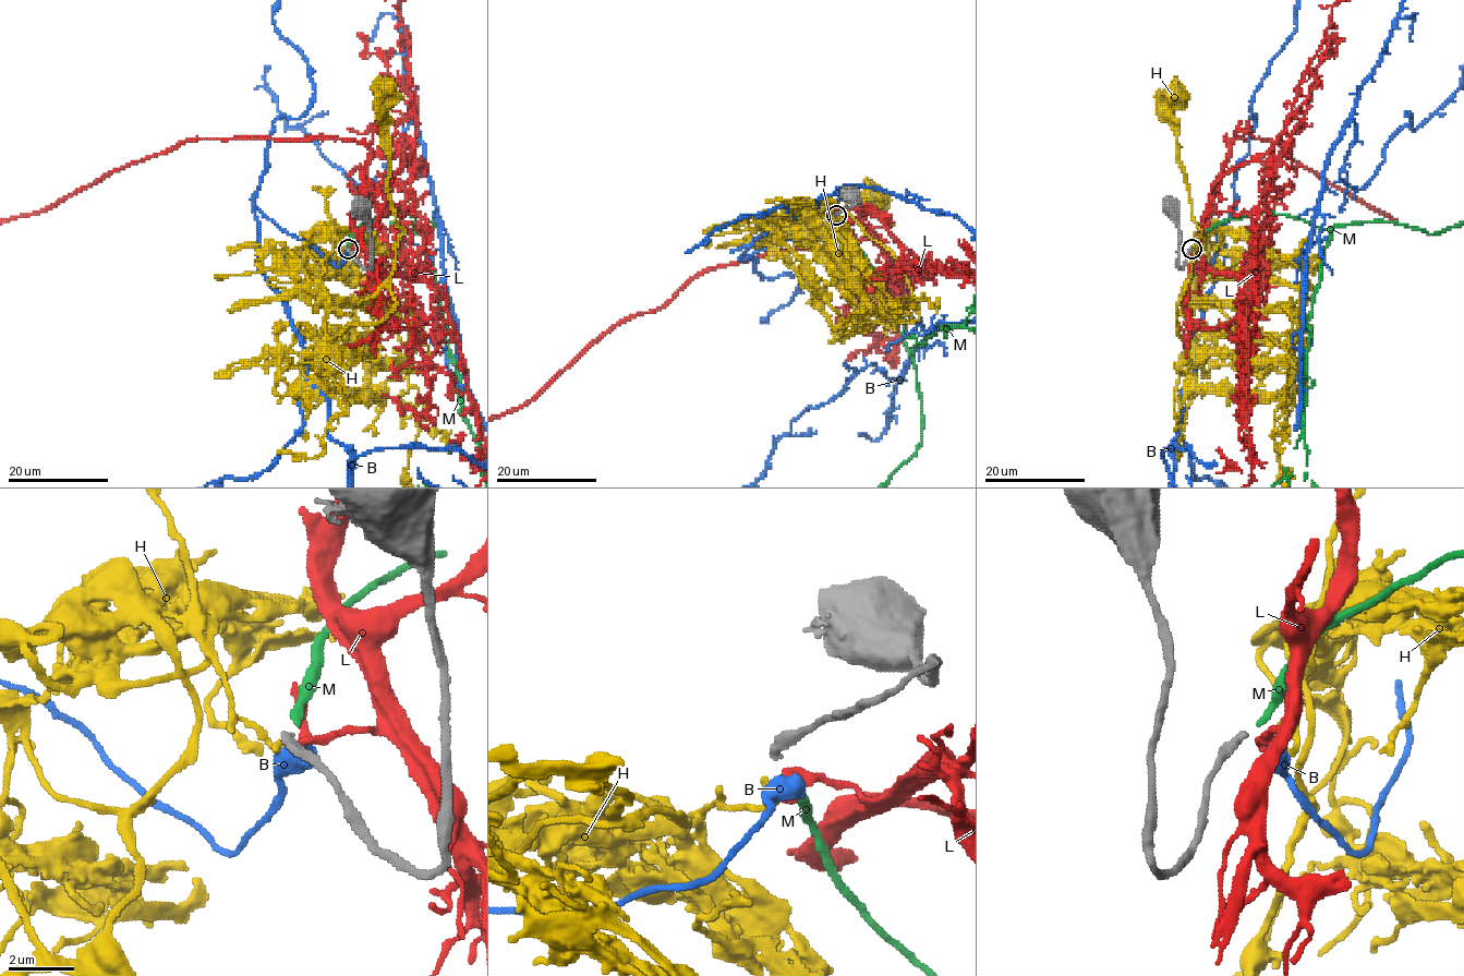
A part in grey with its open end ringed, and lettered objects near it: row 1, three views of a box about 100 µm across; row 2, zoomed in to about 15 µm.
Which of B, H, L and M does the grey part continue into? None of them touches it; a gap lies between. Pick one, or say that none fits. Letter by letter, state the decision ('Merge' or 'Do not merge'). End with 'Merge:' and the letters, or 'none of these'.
B: Do not merge
H: Do not merge
L: Do not merge
M: Merge
Merge: M

